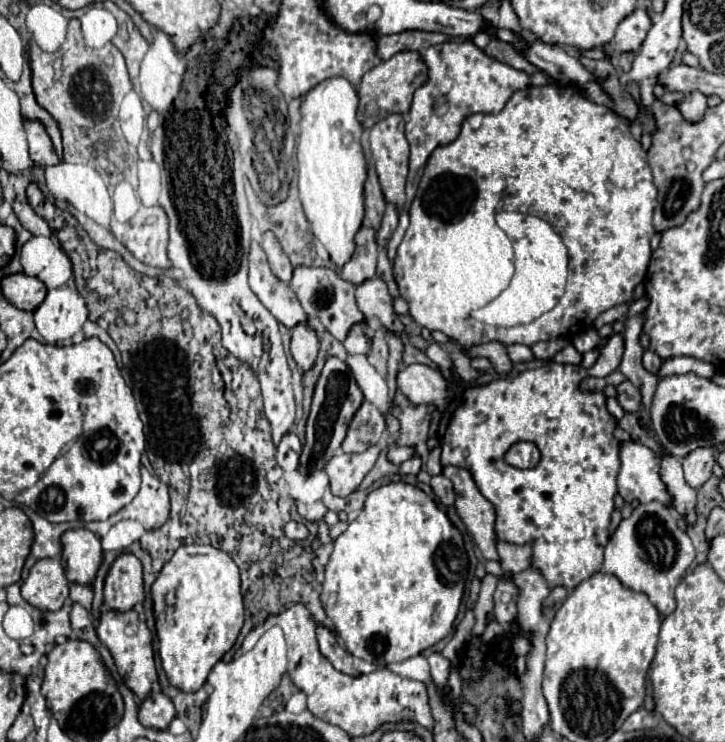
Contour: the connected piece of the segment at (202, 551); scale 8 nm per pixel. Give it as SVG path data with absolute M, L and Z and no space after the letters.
M181 545L151 587L159 657L173 687L191 693L207 681L213 665L235 645L243 627L241 577L235 561L211 545Z

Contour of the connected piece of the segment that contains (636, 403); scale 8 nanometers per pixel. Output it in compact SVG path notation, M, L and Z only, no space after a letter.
M623 381L623 383L617 387L617 391L619 391L617 401L619 401L619 405L621 405L627 413L637 413L637 411L641 409L641 393L639 393L639 389L633 387L629 381Z

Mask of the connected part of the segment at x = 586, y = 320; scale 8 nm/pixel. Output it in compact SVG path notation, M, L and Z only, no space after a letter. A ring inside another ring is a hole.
M531 85L527 89L521 89L521 91L513 93L513 97L507 101L507 105L503 107L501 113L497 113L497 115L477 113L477 115L467 117L463 127L461 127L461 135L451 145L437 147L433 151L433 155L427 161L425 173L421 177L417 197L413 199L413 205L409 209L411 225L409 225L409 229L407 229L399 249L397 249L393 277L395 277L397 285L399 285L401 297L409 303L411 317L419 325L427 327L429 331L443 331L447 337L455 339L461 345L477 345L477 343L487 343L487 341L495 339L495 341L499 341L503 345L523 343L523 345L531 347L537 341L547 341L547 339L555 339L555 337L567 337L569 339L569 337L585 331L587 327L591 327L593 319L597 315L601 315L603 311L607 311L607 309L611 309L615 305L631 301L635 287L645 281L647 265L649 265L649 259L651 259L651 245L649 245L649 241L651 241L651 235L655 233L653 223L651 223L655 205L657 205L657 189L655 189L653 175L651 175L651 169L649 169L649 163L647 163L647 153L643 151L641 143L631 137L631 131L629 131L625 121L621 121L609 107L597 105L597 103L589 101L587 97L579 95L579 91L575 87L569 87L569 85L533 87ZM499 209L511 209L511 211L519 211L519 213L503 211L503 213L499 213L495 217L495 213Z

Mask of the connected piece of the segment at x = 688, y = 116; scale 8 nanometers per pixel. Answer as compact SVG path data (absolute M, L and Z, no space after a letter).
M689 93L687 99L679 105L679 111L681 115L685 117L685 121L689 123L697 123L701 121L701 117L705 115L705 109L707 109L707 97L703 93Z

